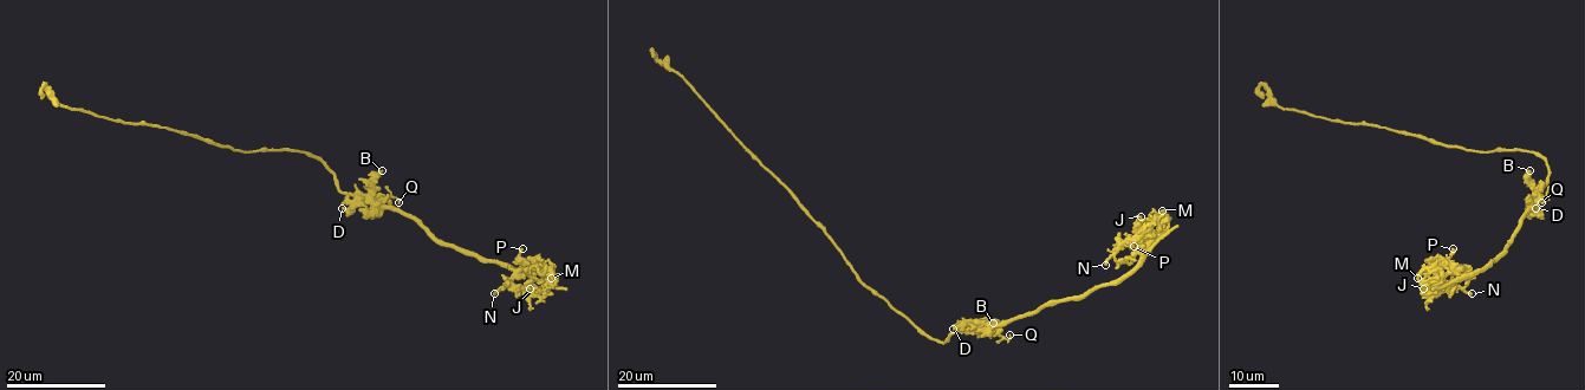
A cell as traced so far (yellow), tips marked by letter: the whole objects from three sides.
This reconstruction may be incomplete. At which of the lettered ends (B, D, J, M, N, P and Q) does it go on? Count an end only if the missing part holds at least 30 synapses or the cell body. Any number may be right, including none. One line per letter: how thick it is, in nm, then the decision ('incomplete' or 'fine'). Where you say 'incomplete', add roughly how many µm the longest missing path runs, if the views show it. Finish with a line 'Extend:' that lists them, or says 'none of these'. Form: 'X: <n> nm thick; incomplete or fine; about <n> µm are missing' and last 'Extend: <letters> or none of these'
B: 280 nm thick; fine
D: 200 nm thick; fine
J: 150 nm thick; fine
M: 140 nm thick; fine
N: 240 nm thick; fine
P: 280 nm thick; fine
Q: 120 nm thick; fine
Extend: none of these

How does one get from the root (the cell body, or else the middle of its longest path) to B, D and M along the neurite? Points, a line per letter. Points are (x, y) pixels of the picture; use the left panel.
B: (287, 150), (317, 156), (333, 173), (336, 186), (348, 194), (365, 195), (369, 182), (382, 170)
D: (287, 150), (312, 154), (333, 173), (336, 186), (356, 199), (351, 206), (342, 208)
M: (287, 150), (317, 156), (343, 193), (394, 206), (445, 242), (527, 275), (543, 273), (550, 283), (551, 278)

